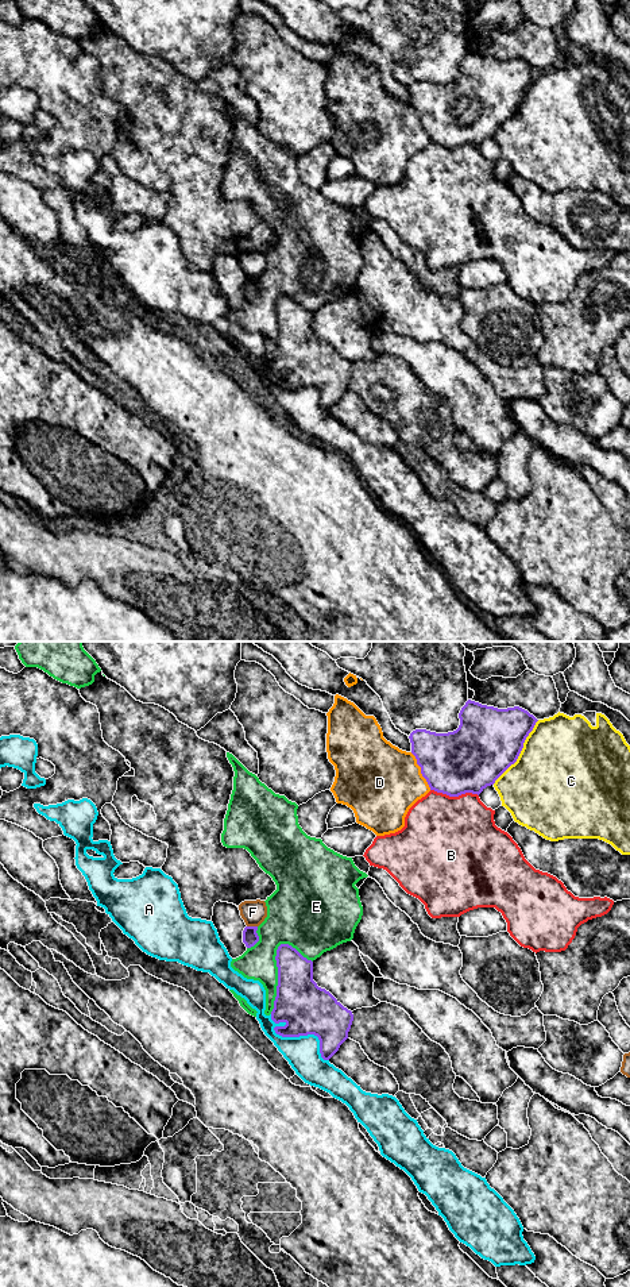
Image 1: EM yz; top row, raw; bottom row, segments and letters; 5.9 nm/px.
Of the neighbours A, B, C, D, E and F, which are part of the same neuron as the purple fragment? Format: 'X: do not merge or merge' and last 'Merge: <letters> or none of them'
A: do not merge
B: do not merge
C: do not merge
D: do not merge
E: do not merge
F: do not merge
Merge: none of them

